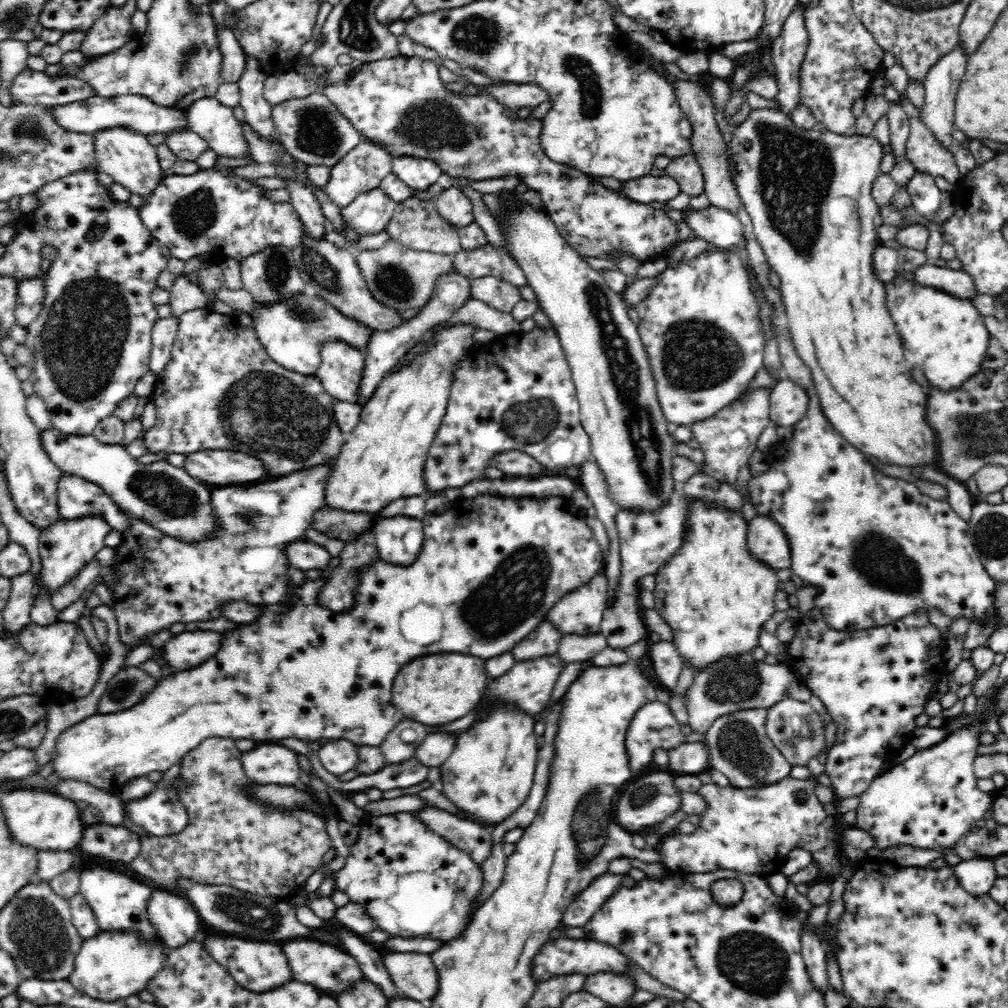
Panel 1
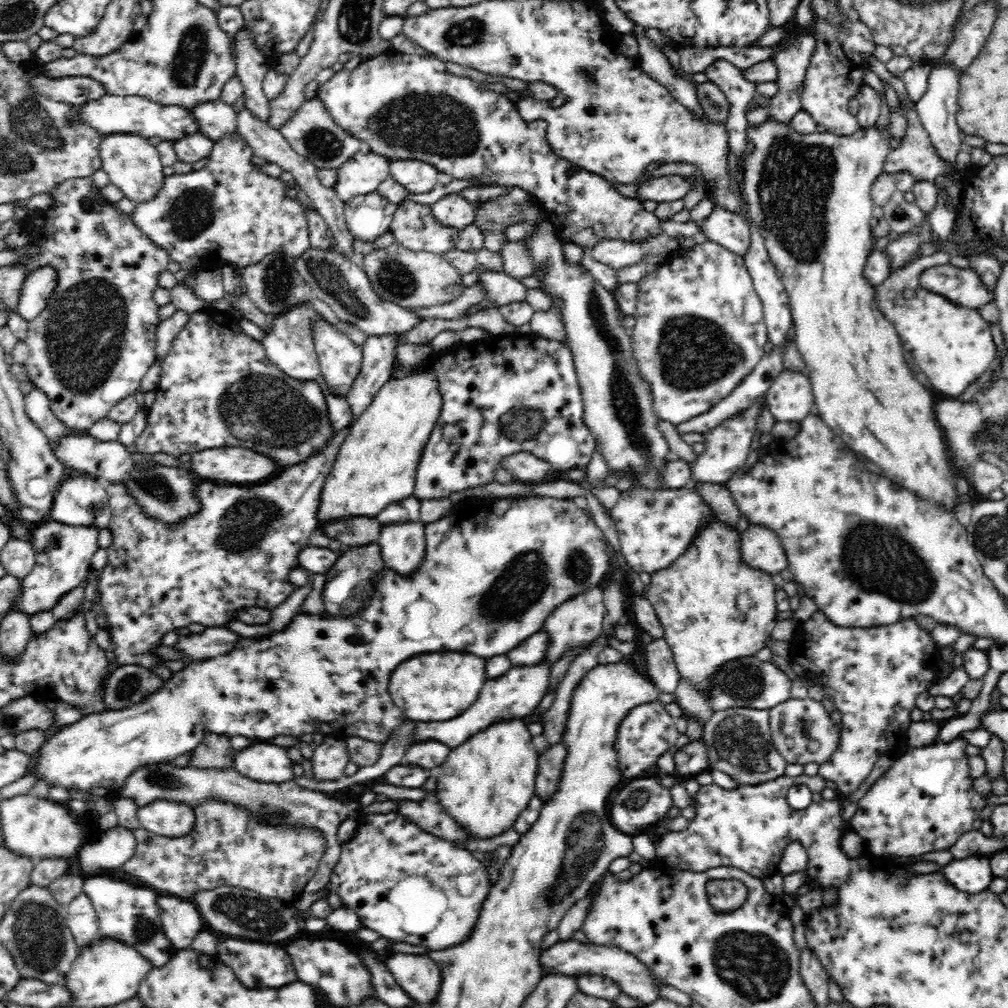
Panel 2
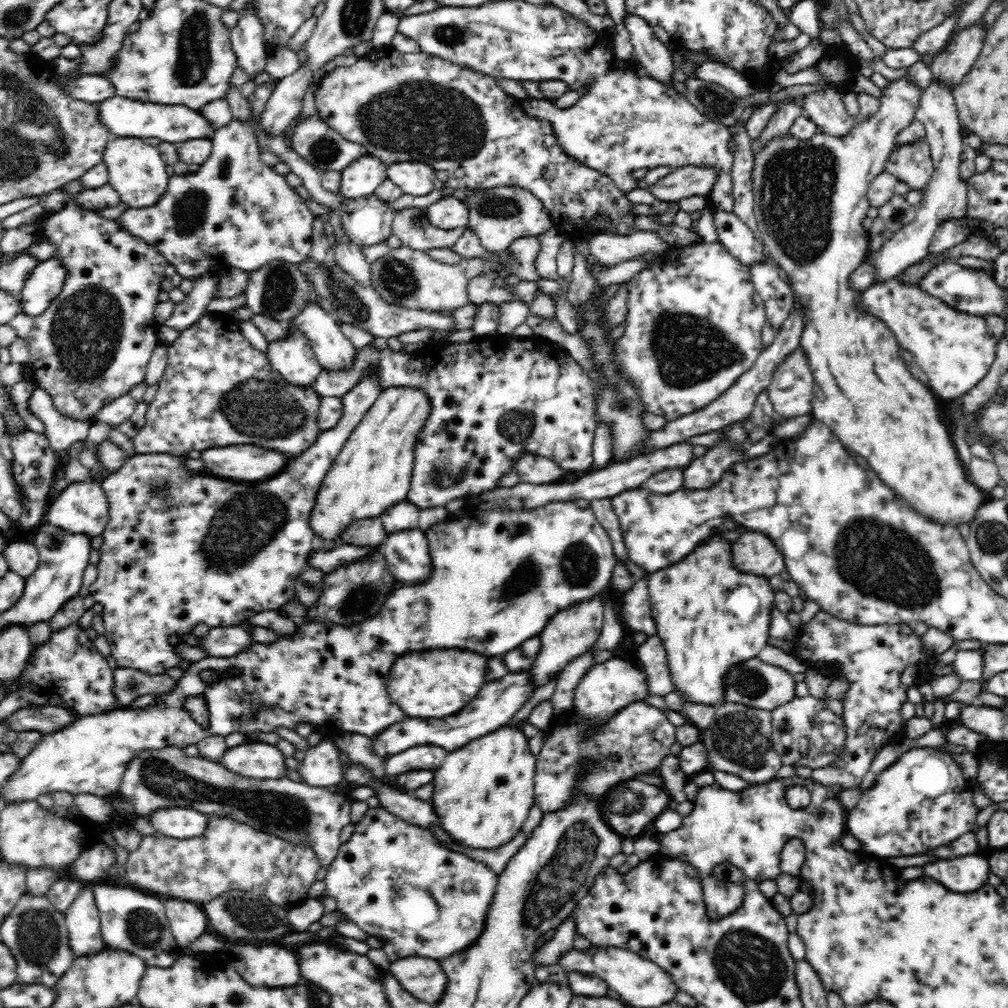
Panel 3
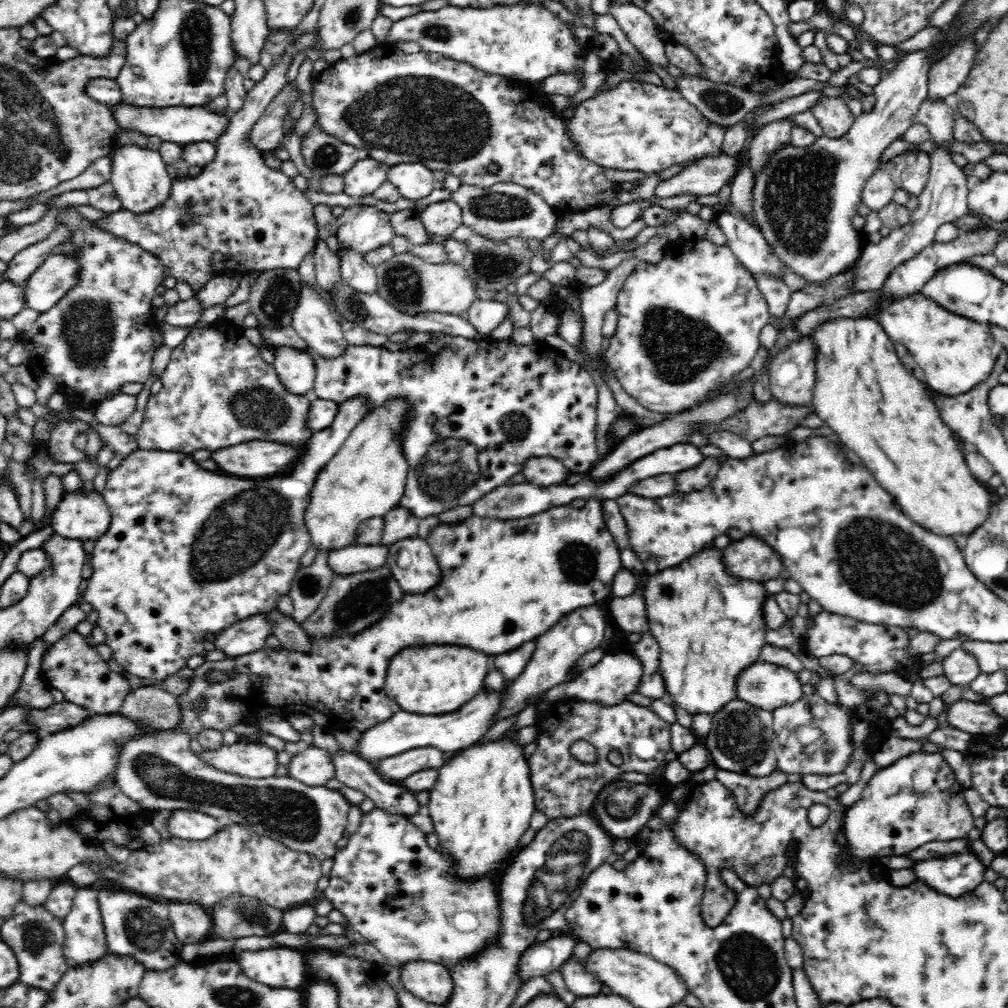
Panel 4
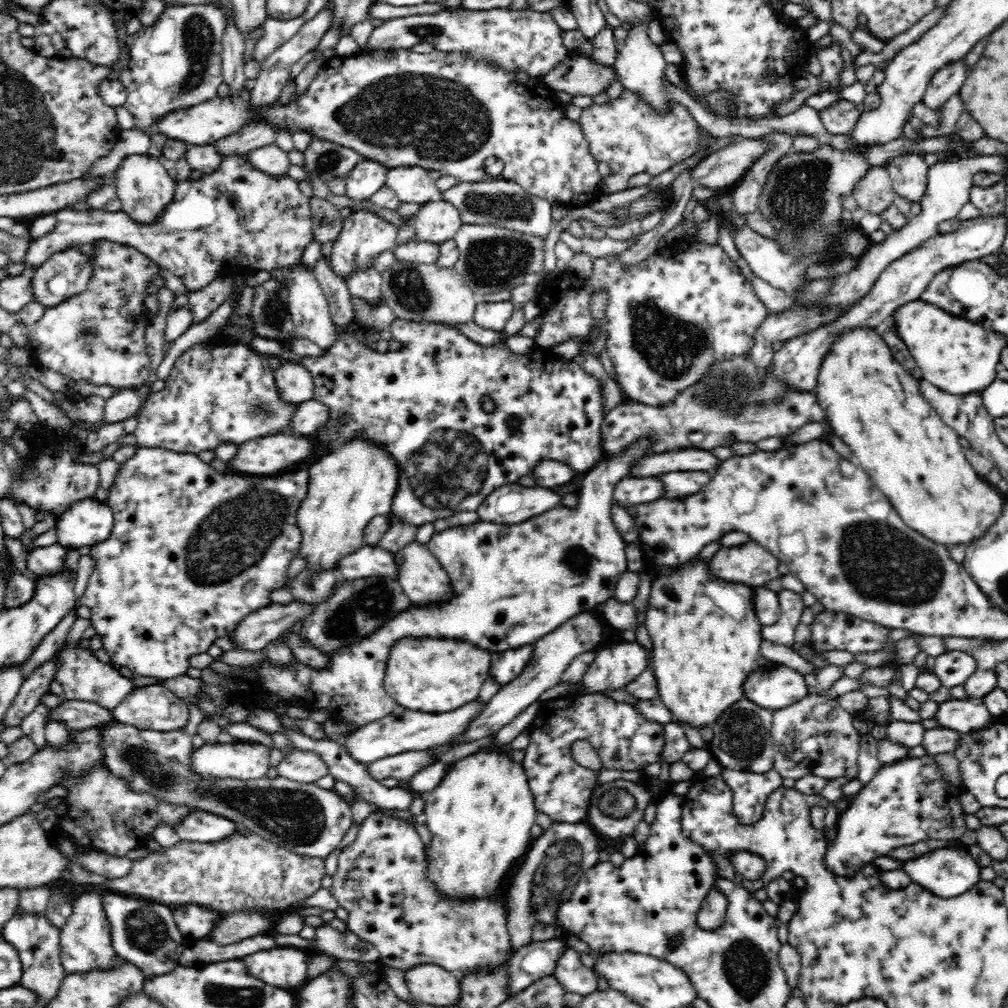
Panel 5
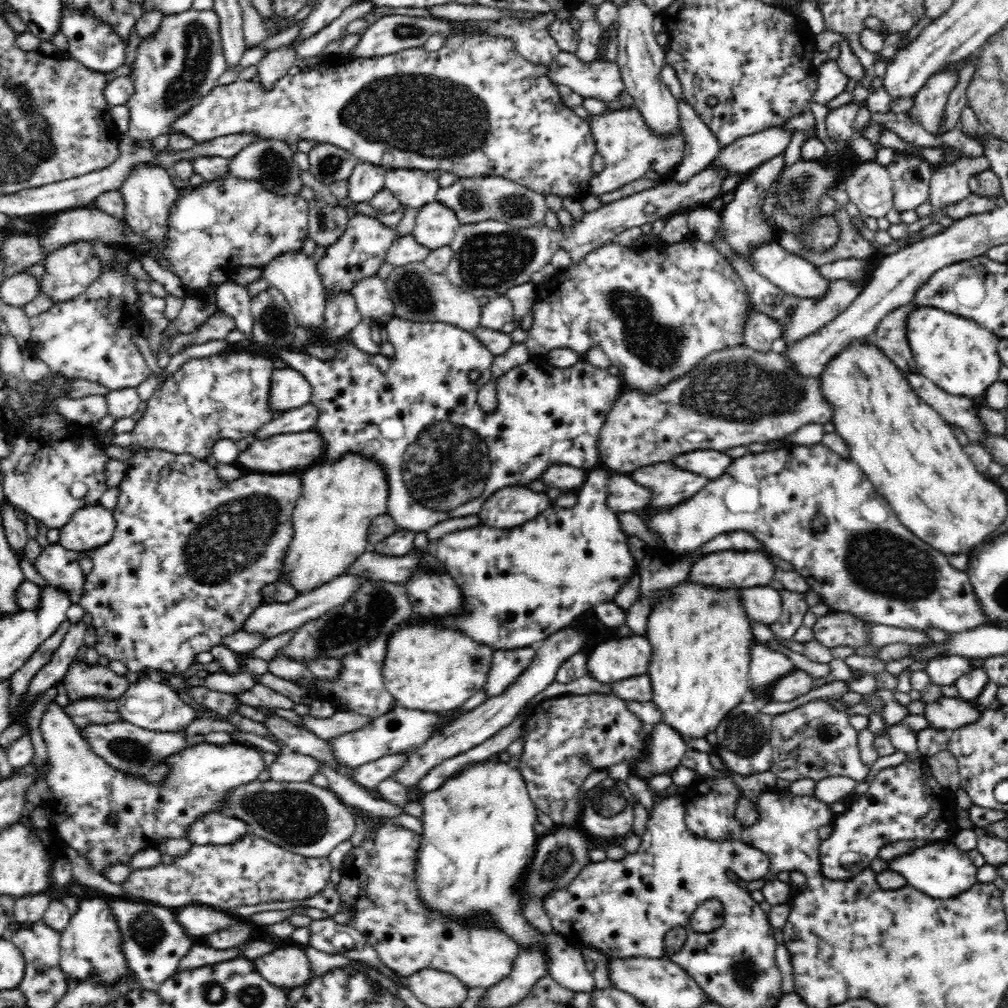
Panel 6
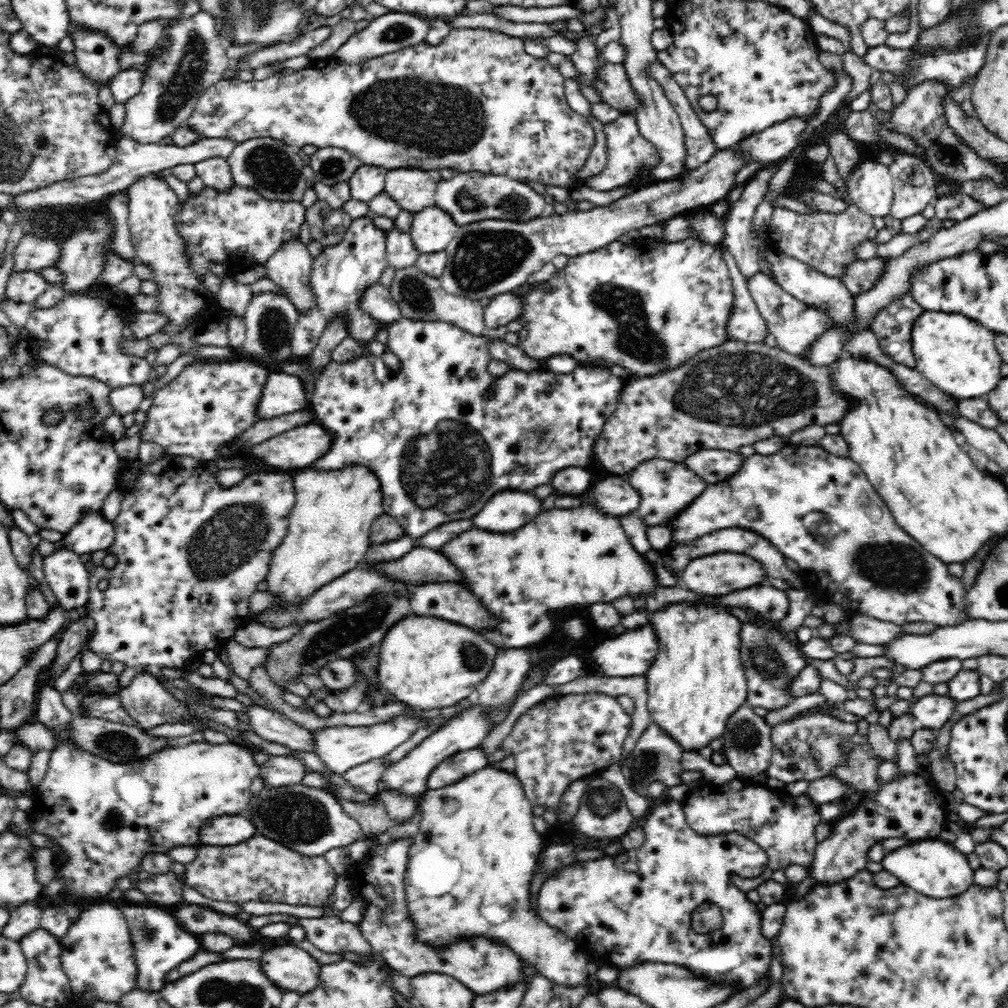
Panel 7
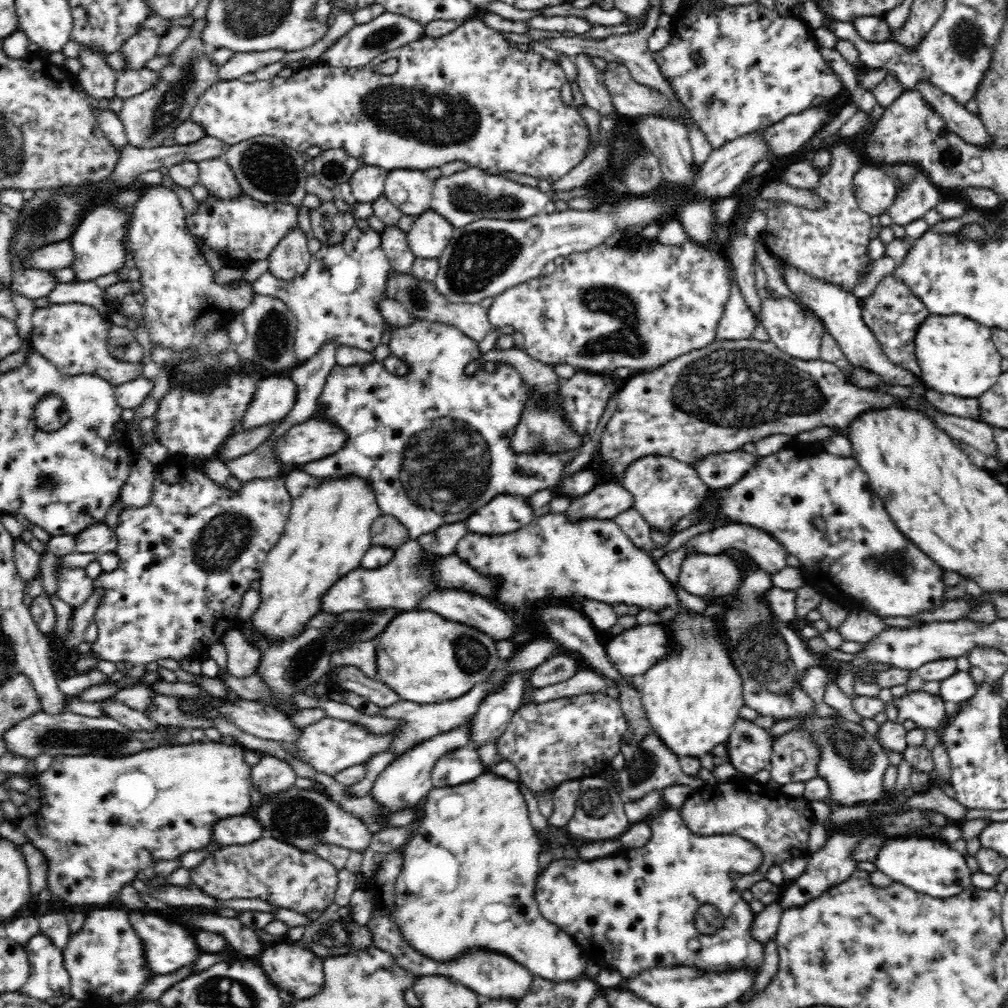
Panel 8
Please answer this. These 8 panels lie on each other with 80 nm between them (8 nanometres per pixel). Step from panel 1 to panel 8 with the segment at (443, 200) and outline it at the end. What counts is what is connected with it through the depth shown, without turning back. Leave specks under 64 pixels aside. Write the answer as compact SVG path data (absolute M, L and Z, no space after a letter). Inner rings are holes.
M434 210L420 214L407 232L408 245L418 258L439 258L448 247L455 227Z

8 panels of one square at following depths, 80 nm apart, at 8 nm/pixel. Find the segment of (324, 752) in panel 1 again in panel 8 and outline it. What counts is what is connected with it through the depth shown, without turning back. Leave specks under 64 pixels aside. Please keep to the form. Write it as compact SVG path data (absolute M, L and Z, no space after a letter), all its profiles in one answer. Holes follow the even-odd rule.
M262 754L260 762L252 767L253 785L264 798L270 794L289 790L299 776L288 761L268 754Z

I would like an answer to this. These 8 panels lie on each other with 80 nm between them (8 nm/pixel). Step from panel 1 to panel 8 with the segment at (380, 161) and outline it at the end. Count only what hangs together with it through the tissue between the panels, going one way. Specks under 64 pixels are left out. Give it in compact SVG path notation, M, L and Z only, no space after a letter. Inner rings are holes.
M364 165L349 179L349 186L355 201L374 203L384 195L384 188L389 171L380 167Z

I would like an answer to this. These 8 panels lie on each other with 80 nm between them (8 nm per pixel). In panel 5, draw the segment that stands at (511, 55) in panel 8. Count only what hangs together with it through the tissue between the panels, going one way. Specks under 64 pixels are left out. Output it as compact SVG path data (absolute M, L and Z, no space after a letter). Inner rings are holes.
M392 49L390 51L385 50L372 50L359 53L353 57L332 57L323 62L319 71L315 75L312 83L304 92L300 98L294 97L292 103L289 106L280 108L274 108L272 105L268 105L262 110L256 112L256 115L250 117L250 107L248 107L248 90L244 88L239 97L230 97L220 99L216 96L212 100L201 102L200 104L188 107L187 109L170 110L168 114L162 114L160 118L154 120L153 132L162 133L167 139L180 140L190 145L204 145L213 144L221 138L230 136L235 132L238 132L243 128L244 125L249 122L258 121L260 118L265 118L269 124L271 124L275 130L280 128L288 128L290 132L302 128L302 130L308 130L312 132L316 138L323 138L324 140L332 140L338 144L342 144L359 152L365 159L372 160L383 164L390 168L396 168L397 166L421 166L426 170L438 170L441 175L448 175L456 180L456 183L462 182L490 182L491 178L484 171L484 161L490 156L498 158L504 162L504 168L500 178L508 180L522 186L529 194L534 194L542 199L548 200L551 204L559 203L566 208L576 208L591 206L592 202L600 200L604 196L602 193L602 176L598 172L598 162L590 154L588 149L588 143L584 141L584 133L582 133L582 127L578 121L572 121L564 115L564 103L551 89L547 87L542 81L542 78L530 77L528 73L524 71L508 72L490 65L490 63L484 63L484 61L476 61L472 57L468 57L462 53L451 53L446 51L433 50L427 53L416 53L410 51L410 49Z

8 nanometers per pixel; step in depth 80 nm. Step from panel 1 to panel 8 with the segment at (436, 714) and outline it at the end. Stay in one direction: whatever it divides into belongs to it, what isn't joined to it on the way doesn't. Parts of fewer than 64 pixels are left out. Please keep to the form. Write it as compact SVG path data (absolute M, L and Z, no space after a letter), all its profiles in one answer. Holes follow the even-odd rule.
M402 611L398 613L376 638L378 675L382 683L394 690L402 701L414 704L440 704L464 697L472 688L489 680L503 666L498 657L497 641L489 634L464 623L454 622L432 611Z

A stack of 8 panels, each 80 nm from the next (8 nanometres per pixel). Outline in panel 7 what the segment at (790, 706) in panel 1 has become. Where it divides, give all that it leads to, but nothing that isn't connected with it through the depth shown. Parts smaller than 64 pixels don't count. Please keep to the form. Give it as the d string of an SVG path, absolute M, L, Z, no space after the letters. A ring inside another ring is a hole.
M810 708L773 725L773 755L766 770L767 776L778 778L784 784L800 780L813 781L830 775L836 767L847 765L850 751L845 749L845 744L858 734L857 724L848 724L831 714L824 708Z

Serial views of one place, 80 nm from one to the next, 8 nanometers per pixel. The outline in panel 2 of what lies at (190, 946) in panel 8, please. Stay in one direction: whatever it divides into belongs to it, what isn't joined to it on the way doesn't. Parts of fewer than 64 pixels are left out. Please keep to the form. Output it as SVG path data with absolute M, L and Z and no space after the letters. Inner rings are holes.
M110 873L84 875L82 892L88 895L99 924L99 932L104 939L118 939L133 944L156 967L168 962L168 958L176 952L164 935L160 925L160 915L156 909L158 892L143 885L132 884L124 879L114 878Z

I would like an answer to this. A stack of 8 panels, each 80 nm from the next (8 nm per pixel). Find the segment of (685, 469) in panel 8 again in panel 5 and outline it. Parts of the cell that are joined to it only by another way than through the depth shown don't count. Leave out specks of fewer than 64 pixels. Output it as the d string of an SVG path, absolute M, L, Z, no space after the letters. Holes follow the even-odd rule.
M710 470L669 472L659 477L665 484L664 498L682 498L699 491L713 476Z

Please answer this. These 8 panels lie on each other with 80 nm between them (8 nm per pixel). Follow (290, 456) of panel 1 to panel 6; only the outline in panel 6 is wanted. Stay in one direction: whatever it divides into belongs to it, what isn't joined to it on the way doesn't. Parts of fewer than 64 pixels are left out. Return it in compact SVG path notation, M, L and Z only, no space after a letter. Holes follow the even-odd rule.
M224 349L220 353L203 358L190 357L178 369L162 382L142 410L131 432L134 442L146 449L160 449L173 454L190 454L196 459L205 460L212 447L220 439L232 439L248 442L271 420L283 412L270 406L271 376L273 373L272 357L264 354L251 354L244 351Z

